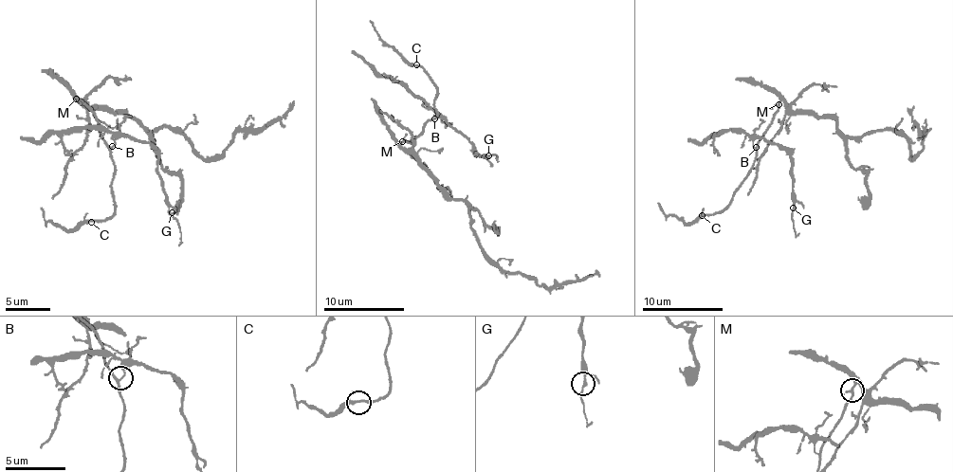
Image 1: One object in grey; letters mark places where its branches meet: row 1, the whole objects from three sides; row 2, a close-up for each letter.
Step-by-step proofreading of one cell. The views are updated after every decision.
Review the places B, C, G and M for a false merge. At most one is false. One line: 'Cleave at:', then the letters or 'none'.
Cleave at: B

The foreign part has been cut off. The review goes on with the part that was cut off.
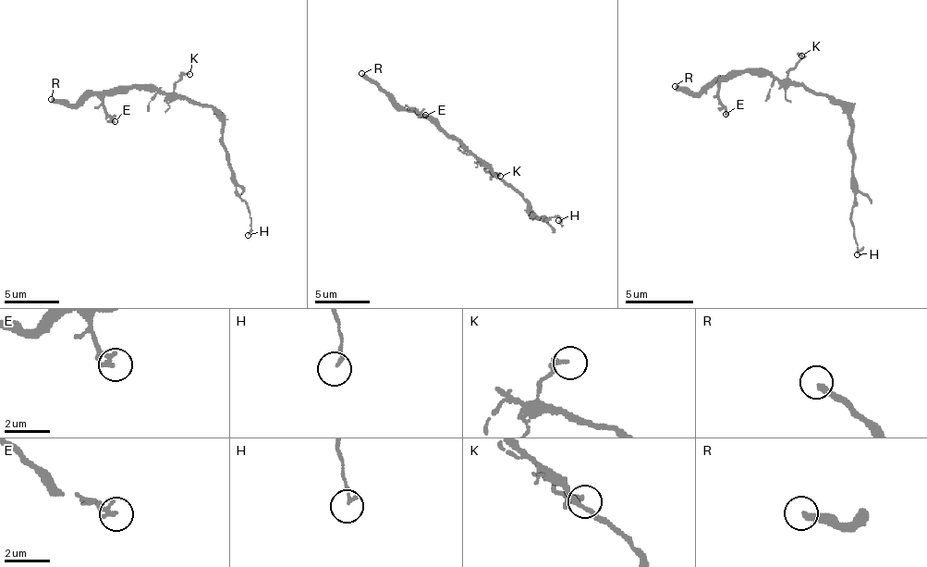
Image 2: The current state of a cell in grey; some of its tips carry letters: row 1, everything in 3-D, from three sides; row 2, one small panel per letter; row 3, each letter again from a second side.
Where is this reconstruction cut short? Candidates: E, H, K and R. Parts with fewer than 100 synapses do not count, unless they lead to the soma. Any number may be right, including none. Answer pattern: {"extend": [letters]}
{"extend": ["R"]}

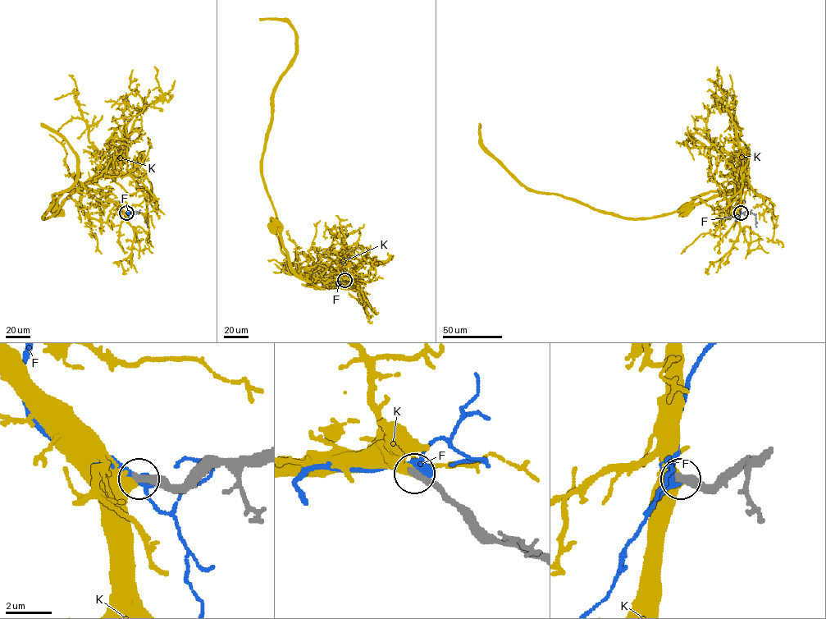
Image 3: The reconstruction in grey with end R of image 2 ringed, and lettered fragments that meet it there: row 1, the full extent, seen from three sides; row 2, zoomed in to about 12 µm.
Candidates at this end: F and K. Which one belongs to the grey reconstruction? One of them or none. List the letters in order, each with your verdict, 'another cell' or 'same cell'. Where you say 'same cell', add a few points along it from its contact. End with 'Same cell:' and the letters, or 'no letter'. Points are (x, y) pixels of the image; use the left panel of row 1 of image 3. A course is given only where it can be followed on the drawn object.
F: another cell
K: same cell; it runs (125, 213), (107, 197), (84, 188), (76, 191), (63, 191), (57, 203), (57, 209), (55, 209)
Same cell: K

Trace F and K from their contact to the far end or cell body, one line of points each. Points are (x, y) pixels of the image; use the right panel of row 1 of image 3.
F: (741, 213), (745, 201)
K: (741, 213), (739, 188), (731, 191), (700, 194), (685, 209)

